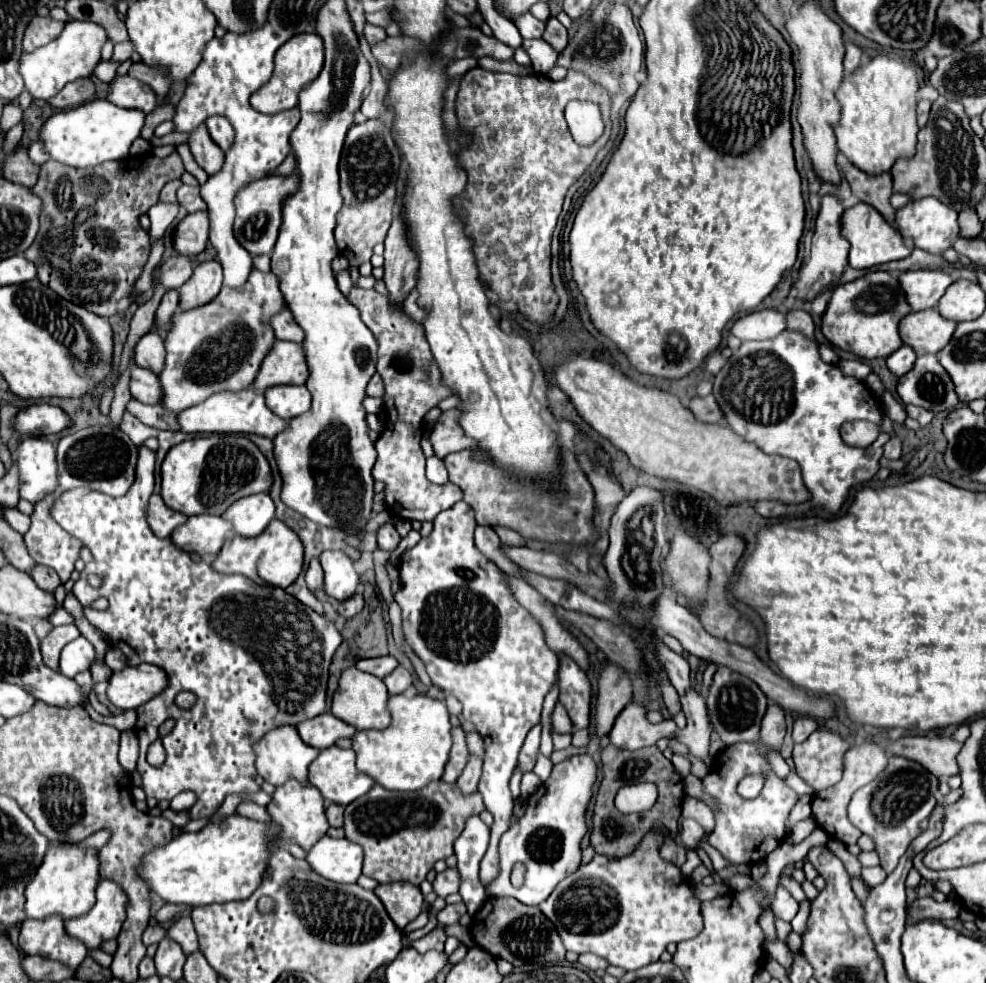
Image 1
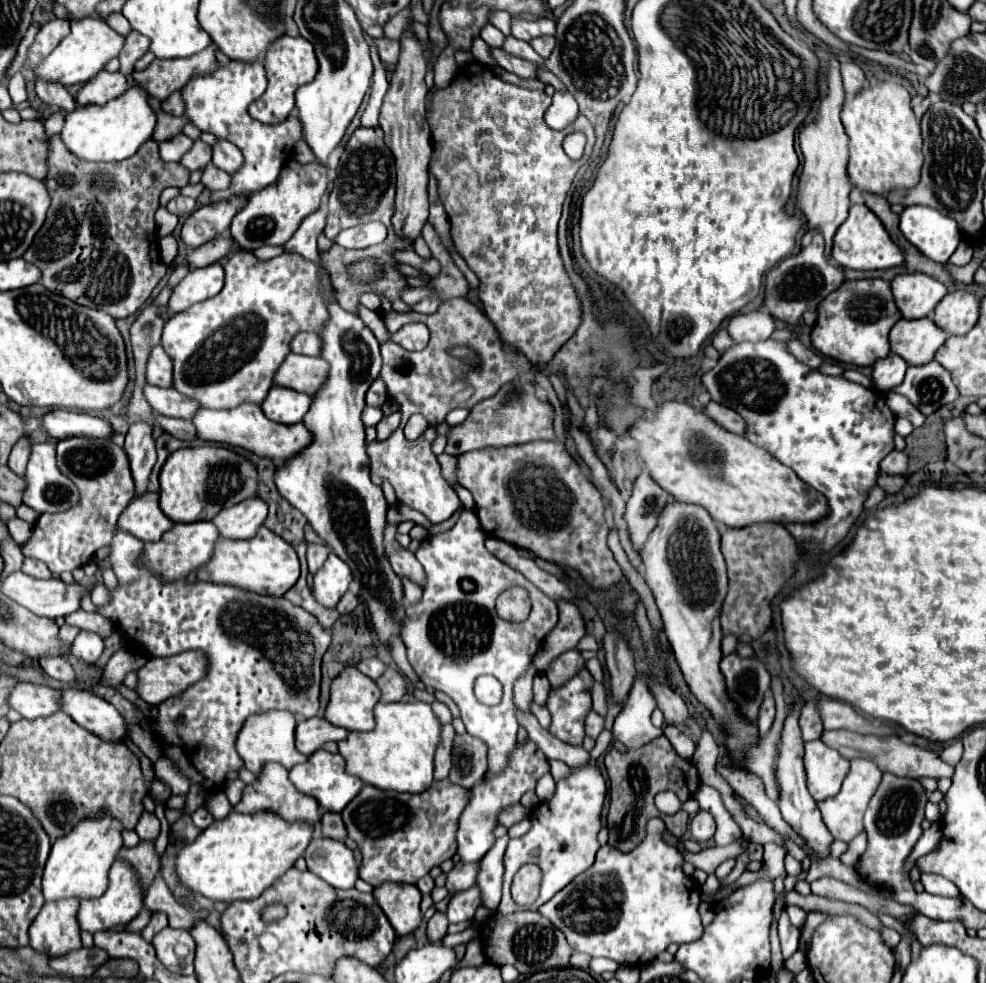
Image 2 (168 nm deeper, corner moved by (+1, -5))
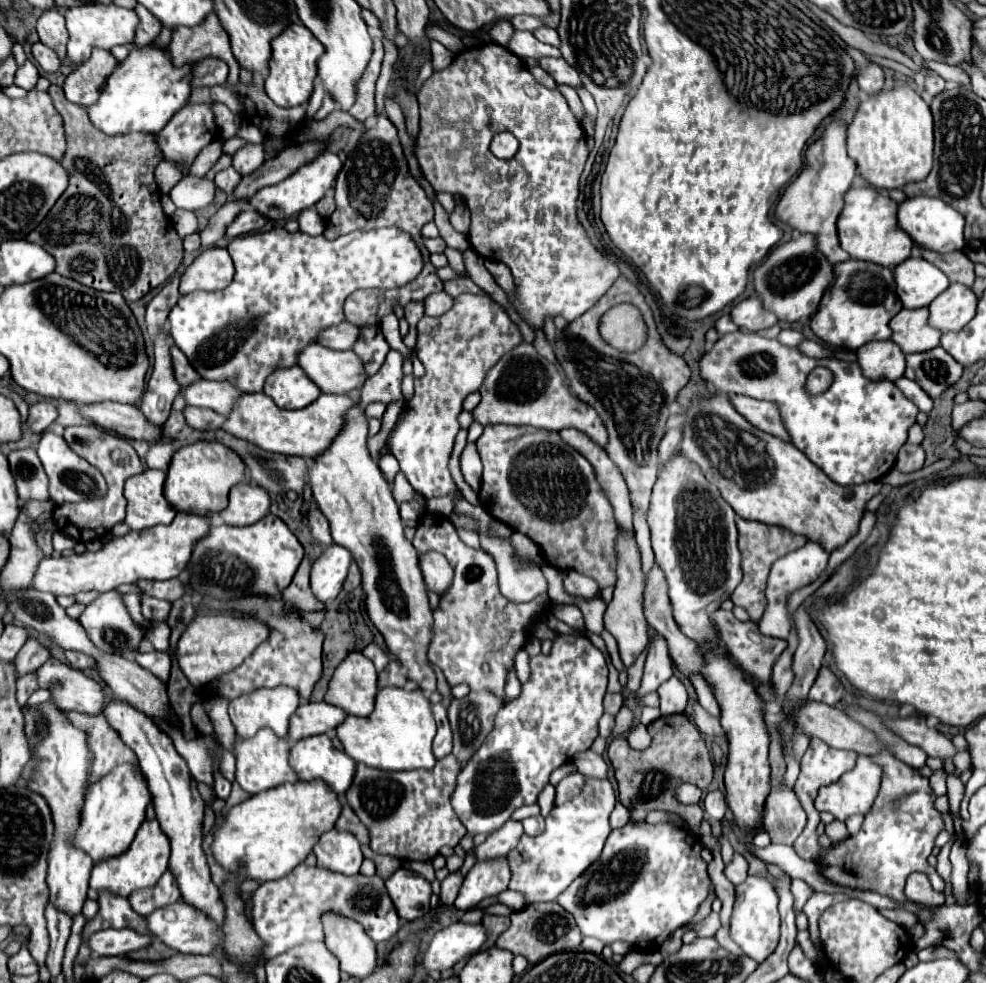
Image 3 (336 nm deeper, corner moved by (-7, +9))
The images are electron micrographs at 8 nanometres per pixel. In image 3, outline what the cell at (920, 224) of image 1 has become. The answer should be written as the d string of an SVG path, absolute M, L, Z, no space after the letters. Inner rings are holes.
M933 197L905 199L897 211L897 225L923 249L929 249L935 253L965 251L965 239L963 239L965 219L961 217L961 213L957 213L953 207L949 207L941 199L933 199Z

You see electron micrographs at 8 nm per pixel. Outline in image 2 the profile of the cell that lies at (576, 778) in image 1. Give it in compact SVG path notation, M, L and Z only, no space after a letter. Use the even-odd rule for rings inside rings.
M589 763L583 767L571 769L567 777L557 781L555 795L549 801L539 803L535 809L531 809L531 829L527 835L509 839L507 851L505 851L505 875L503 875L503 899L499 905L499 913L515 913L515 911L537 911L543 903L547 903L557 891L561 891L573 877L579 873L587 871L593 861L595 853L599 849L597 843L597 833L601 829L601 809L603 809L603 799L605 799L607 787L601 771L597 765ZM525 863L535 863L541 869L541 891L535 903L531 905L517 905L511 899L509 885L517 869Z

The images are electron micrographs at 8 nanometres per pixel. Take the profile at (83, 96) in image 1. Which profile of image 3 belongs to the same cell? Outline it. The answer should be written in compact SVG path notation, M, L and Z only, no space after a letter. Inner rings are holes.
M35 41L35 43L31 45L31 53L33 53L35 61L37 61L37 63L47 71L47 73L57 71L59 65L61 65L59 57L57 57L57 55L47 47L47 45L43 45L41 41Z

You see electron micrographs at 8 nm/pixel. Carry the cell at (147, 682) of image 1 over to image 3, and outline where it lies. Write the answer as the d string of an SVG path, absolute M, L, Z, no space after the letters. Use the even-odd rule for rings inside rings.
M197 615L187 629L181 633L177 645L177 661L191 681L191 685L201 687L207 685L211 679L233 671L241 665L263 641L269 639L269 625L261 623L259 619L243 619L231 615Z

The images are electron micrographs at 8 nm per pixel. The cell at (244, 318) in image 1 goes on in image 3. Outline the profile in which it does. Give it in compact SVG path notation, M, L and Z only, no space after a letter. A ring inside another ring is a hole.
M277 227L277 229L265 231L265 233L235 237L235 239L229 241L227 251L229 251L229 255L231 255L231 259L235 263L235 277L233 277L233 281L225 289L221 289L221 291L213 291L213 293L193 291L193 293L183 295L177 301L175 309L169 313L169 335L171 335L173 343L187 355L189 363L197 369L197 373L203 379L233 381L235 383L237 377L239 377L239 389L243 393L259 393L259 391L263 391L263 383L265 383L267 375L271 375L275 369L297 365L297 353L301 353L301 349L305 349L305 345L315 343L317 341L317 333L321 333L321 329L327 329L327 325L337 325L337 323L343 321L343 301L355 289L371 289L371 287L375 287L375 289L397 289L401 285L407 285L409 281L413 281L421 273L421 269L423 269L423 257L421 257L415 241L411 237L407 237L407 233L403 229L397 229L397 227L381 227L381 229L373 229L373 231L353 231L353 233L337 237L335 241L329 241L323 235L311 237L311 235L305 235L301 231L289 233L283 227Z

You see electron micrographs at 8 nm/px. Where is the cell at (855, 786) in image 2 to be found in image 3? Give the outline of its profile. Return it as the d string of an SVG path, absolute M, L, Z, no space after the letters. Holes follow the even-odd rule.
M859 755L857 765L845 773L833 785L821 787L819 797L815 799L817 811L827 811L835 819L845 821L851 815L865 815L877 793L881 781L881 767L875 765L869 757Z

